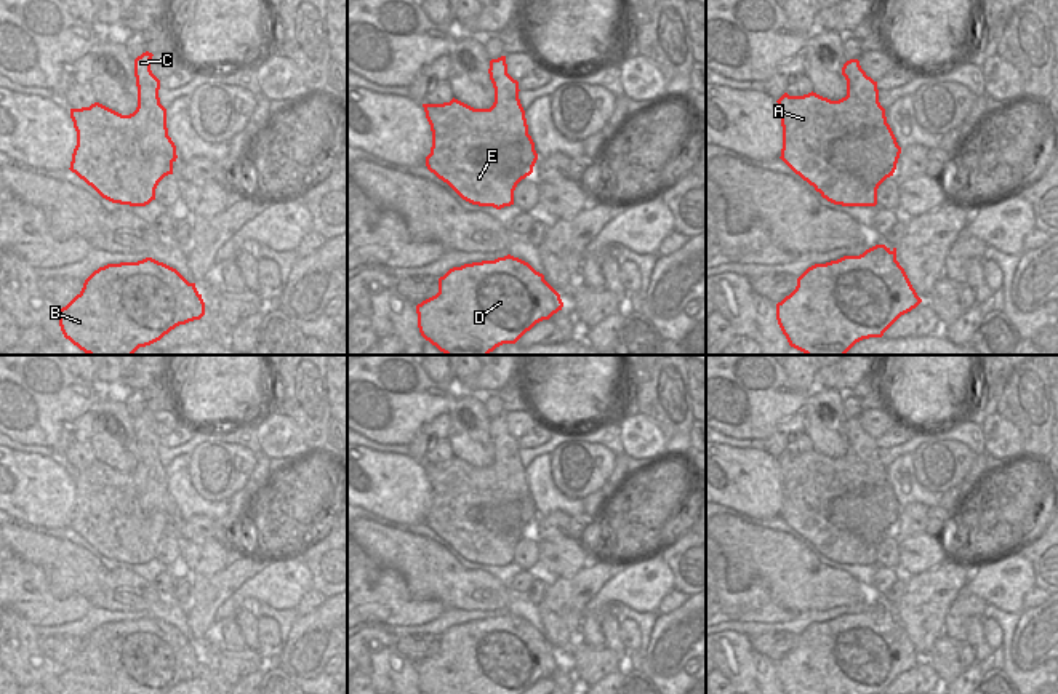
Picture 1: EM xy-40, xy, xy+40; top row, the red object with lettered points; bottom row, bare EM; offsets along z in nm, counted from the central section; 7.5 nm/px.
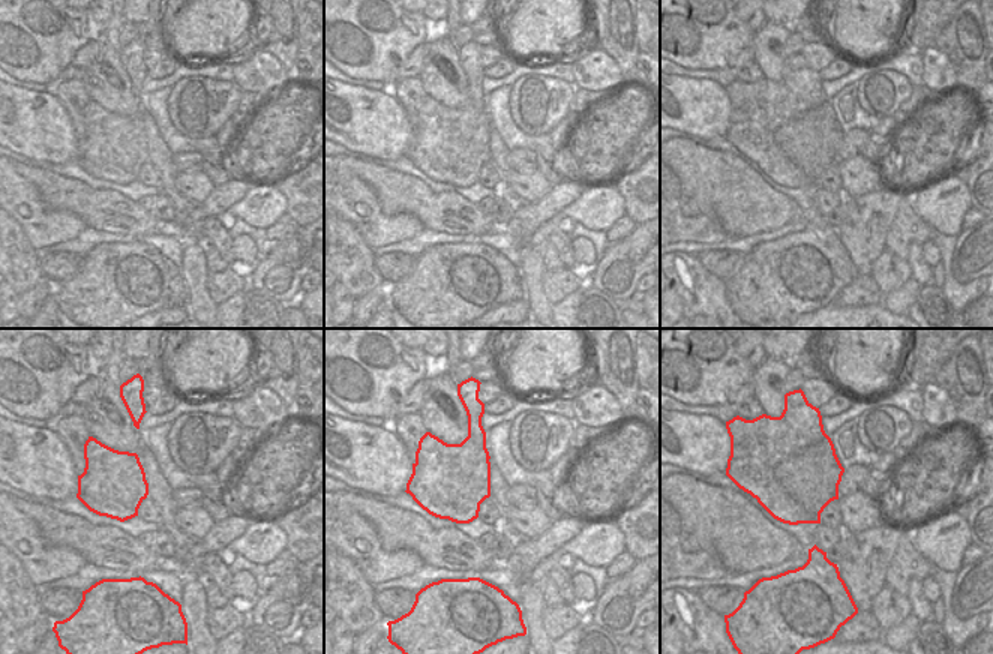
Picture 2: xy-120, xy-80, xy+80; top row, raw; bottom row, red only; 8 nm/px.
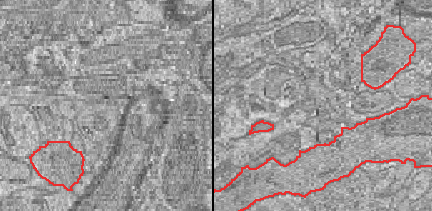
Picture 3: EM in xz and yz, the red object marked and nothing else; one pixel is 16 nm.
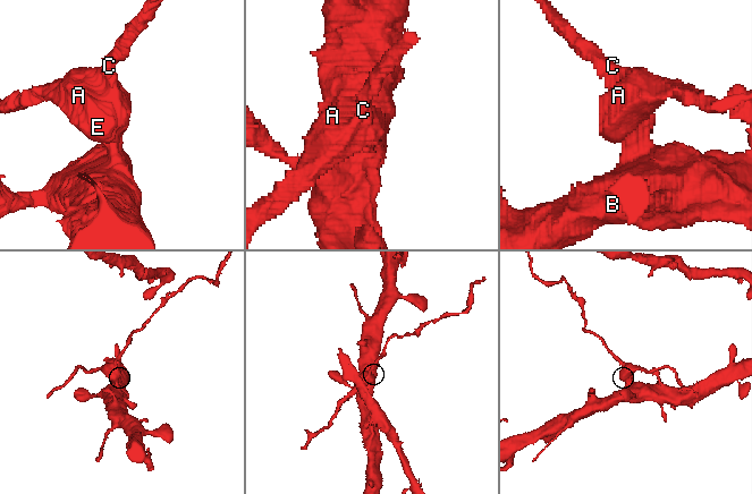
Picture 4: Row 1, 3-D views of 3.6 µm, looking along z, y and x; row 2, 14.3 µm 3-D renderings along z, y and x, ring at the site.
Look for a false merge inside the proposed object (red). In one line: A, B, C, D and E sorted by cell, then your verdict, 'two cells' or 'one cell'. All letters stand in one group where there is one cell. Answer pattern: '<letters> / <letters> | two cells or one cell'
A C E / B D | two cells

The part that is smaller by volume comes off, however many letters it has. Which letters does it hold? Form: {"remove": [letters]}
{"remove": ["A", "C", "E"]}

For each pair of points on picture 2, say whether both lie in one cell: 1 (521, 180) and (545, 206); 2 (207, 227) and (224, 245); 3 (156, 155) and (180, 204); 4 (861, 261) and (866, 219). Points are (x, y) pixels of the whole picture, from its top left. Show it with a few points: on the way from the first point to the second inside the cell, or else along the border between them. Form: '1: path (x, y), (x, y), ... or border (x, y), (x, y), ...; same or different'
1: border (552, 186), (539, 200), (521, 201); different
2: path (212, 231), (221, 240); same
3: path (165, 167), (167, 186), (171, 192); same
4: path (863, 251), (864, 230); same

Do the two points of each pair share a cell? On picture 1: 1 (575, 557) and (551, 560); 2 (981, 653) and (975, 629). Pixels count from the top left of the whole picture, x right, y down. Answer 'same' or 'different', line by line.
1: same
2: same

